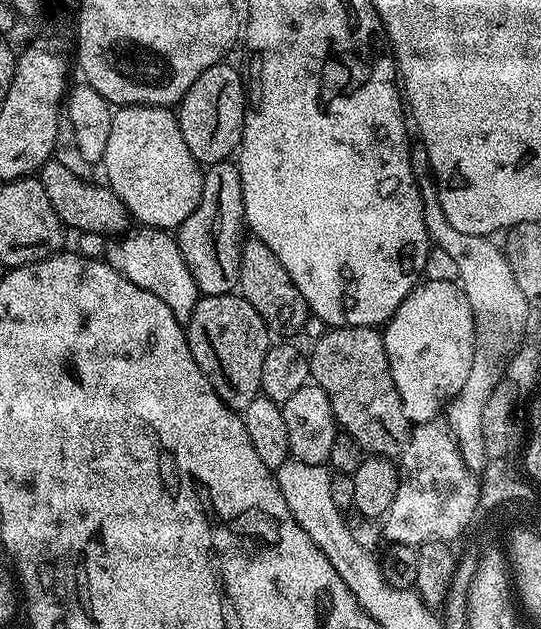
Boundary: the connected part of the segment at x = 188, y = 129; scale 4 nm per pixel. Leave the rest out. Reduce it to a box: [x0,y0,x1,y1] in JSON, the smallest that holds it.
[178,62,246,166]

